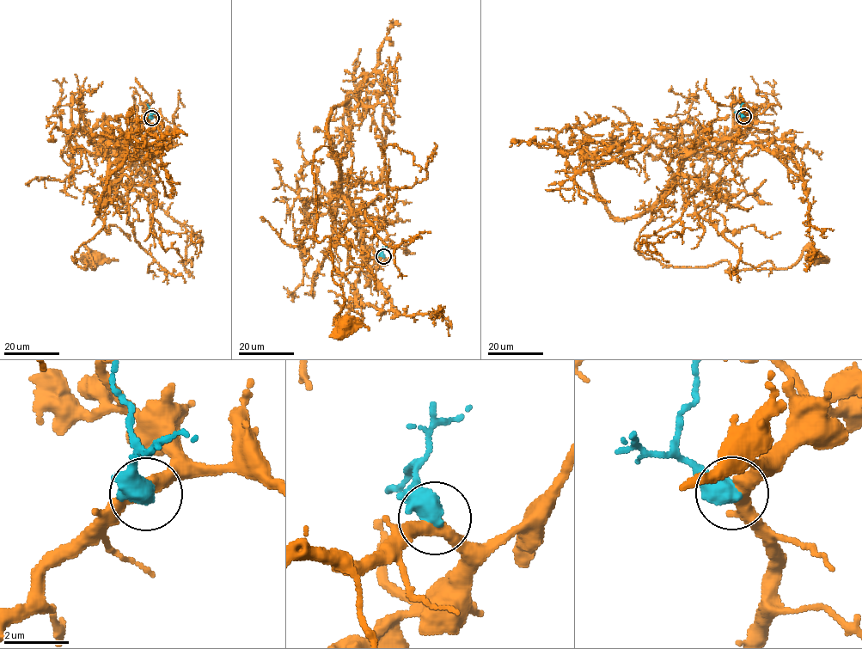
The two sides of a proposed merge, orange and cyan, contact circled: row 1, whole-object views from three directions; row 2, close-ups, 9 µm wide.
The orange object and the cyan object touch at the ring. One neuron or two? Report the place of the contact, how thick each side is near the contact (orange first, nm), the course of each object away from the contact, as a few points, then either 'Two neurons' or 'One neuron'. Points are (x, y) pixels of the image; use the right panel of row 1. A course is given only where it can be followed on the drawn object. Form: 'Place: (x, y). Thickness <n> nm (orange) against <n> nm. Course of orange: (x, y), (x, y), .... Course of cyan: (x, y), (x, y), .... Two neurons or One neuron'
Place: (743, 116). Thickness 400 nm (orange) against 650 nm. Course of orange: (744, 116), (741, 132), (687, 157), (634, 248), (669, 266), (726, 260), (728, 272), (815, 257). Course of cyan: (744, 116), (739, 113), (742, 102). Two neurons

